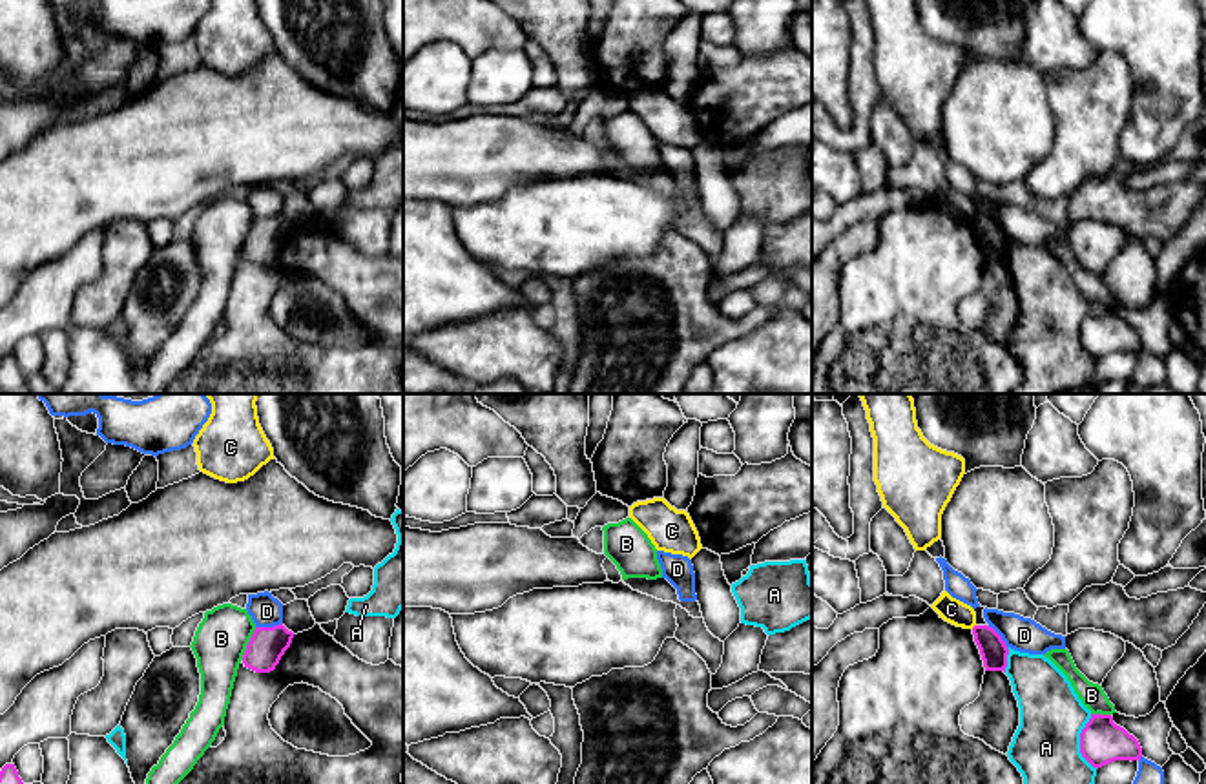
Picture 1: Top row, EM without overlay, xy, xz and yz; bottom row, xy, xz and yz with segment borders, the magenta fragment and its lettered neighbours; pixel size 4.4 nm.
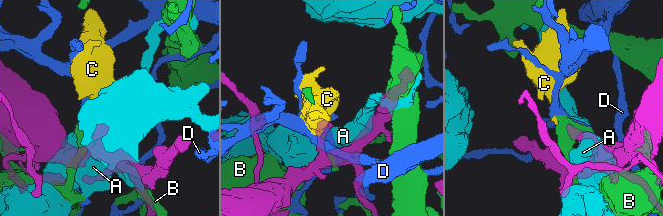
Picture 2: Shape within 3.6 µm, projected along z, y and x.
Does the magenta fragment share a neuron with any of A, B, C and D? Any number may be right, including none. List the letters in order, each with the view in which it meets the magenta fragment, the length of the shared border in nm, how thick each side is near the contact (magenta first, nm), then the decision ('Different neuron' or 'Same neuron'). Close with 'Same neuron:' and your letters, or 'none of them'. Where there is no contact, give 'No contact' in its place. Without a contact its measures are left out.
A: Touches magenta in yz. Shared border 260 nm. Thickness 190 nm (magenta) against 300 nm. Different neuron
B: Touches magenta in xy. Shared border 160 nm. Thickness 160 nm (magenta) against 240 nm. Different neuron
C: No contact. Different neuron
D: Touches magenta in xy. Shared border 120 nm. Thickness 160 nm (magenta) against 140 nm. Different neuron
Same neuron: none of them

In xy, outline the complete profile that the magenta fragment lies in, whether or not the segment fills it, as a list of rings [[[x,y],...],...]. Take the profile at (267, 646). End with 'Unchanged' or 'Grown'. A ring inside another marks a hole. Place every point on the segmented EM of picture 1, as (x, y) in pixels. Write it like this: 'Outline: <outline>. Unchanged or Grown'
Outline: [[[283,624],[274,627],[255,627],[243,655],[244,667],[255,673],[270,673],[290,647],[294,633]]]. Unchanged

